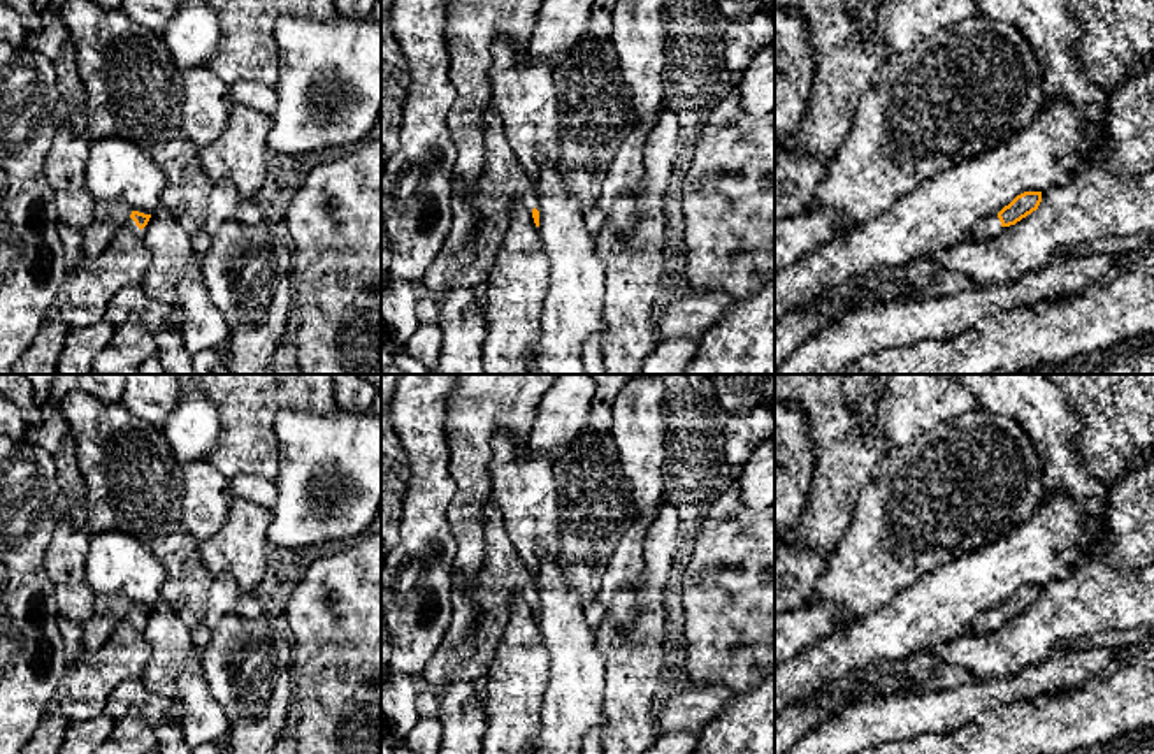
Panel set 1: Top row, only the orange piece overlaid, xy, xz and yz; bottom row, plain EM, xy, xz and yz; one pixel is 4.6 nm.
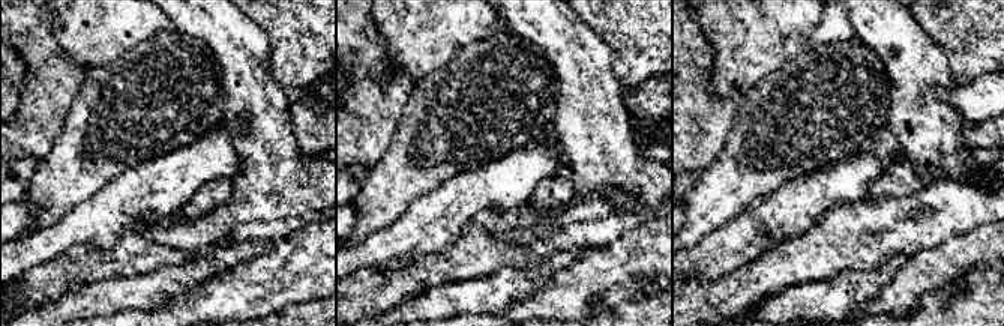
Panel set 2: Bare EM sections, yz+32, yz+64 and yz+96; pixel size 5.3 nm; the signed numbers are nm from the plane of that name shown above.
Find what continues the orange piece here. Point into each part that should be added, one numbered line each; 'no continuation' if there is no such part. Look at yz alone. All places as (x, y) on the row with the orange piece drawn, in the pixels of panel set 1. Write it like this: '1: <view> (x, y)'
1: yz (988, 227)

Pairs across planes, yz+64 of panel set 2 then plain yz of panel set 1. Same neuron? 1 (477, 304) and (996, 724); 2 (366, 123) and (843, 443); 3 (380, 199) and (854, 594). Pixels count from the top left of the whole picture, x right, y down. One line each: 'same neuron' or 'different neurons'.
1: different neurons
2: same neuron
3: same neuron

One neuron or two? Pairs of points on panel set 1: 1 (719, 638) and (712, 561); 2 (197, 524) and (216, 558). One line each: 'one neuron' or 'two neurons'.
1: one neuron
2: two neurons

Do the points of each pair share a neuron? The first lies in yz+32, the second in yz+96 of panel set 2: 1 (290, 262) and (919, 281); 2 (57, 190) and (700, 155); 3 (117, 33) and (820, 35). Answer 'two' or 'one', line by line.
1: one
2: two
3: two

